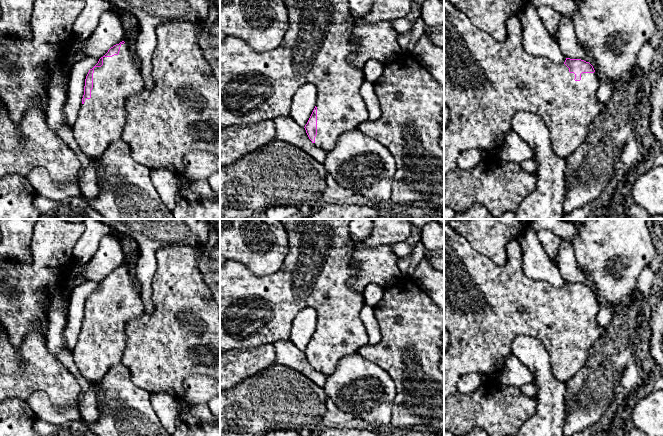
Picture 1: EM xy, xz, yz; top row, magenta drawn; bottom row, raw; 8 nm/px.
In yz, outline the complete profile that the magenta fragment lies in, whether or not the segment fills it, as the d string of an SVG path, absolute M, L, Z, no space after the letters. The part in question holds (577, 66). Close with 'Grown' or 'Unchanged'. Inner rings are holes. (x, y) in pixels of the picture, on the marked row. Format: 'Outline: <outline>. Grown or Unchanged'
Outline: M444 0L444 104L447 105L450 110L449 124L444 128L444 176L451 170L457 168L457 159L464 151L477 149L483 154L497 153L505 145L506 134L512 130L511 121L513 115L520 111L533 113L544 121L550 133L552 151L559 157L566 158L585 140L591 123L604 107L604 103L597 100L596 94L599 88L599 79L593 66L589 62L581 59L566 58L564 63L554 63L545 56L528 54L523 48L523 26L519 14L510 16L506 20L506 27L506 38L502 41L497 41L487 33L478 29L470 19L450 1Z. Grown

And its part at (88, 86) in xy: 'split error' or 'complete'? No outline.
split error

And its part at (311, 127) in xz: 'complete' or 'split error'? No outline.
split error

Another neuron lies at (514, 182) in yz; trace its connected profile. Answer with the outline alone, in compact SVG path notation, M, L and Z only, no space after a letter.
M484 154L474 168L462 170L457 167L444 176L444 206L457 215L480 204L499 219L505 212L515 212L523 199L536 189L536 183L536 173L526 172L519 164L506 162L497 154Z

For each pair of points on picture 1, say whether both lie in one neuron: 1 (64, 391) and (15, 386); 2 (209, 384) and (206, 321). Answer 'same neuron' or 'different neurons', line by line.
1: same neuron
2: different neurons

